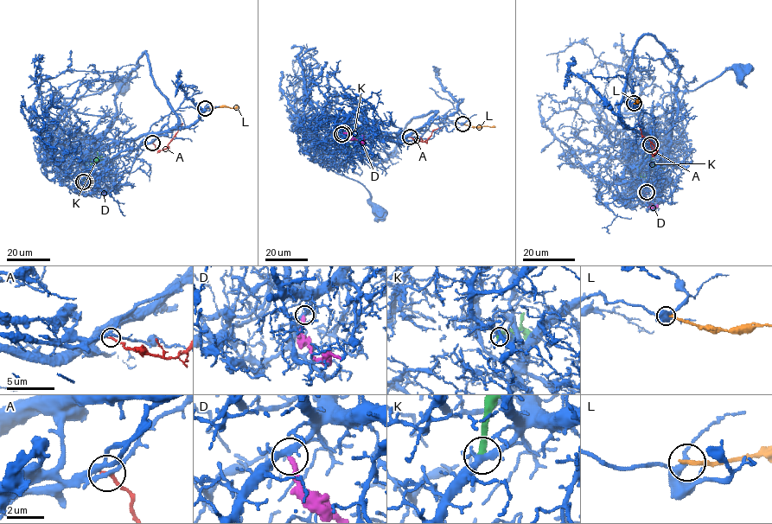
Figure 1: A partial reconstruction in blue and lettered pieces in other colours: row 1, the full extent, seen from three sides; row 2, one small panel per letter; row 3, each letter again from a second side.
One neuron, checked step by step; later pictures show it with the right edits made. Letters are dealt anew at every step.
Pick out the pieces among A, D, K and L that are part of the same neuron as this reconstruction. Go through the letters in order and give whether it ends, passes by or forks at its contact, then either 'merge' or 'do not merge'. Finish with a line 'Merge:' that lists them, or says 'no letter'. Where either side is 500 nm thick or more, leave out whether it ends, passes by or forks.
A: it ends there; merge
D: it ends there; do not merge
K: it ends there; do not merge
L: it ends there; do not merge
Merge: A

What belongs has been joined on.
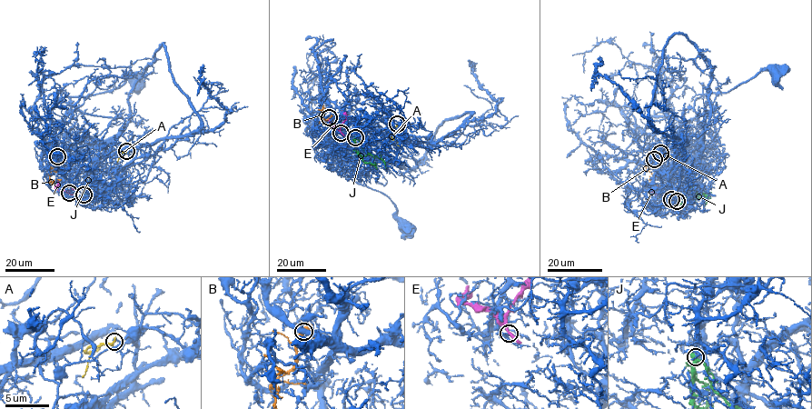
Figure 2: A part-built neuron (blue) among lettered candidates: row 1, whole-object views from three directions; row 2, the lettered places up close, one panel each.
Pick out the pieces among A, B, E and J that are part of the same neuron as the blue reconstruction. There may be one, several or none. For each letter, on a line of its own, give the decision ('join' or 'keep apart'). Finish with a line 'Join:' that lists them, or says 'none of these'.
A: keep apart
B: keep apart
E: keep apart
J: keep apart
Join: none of these

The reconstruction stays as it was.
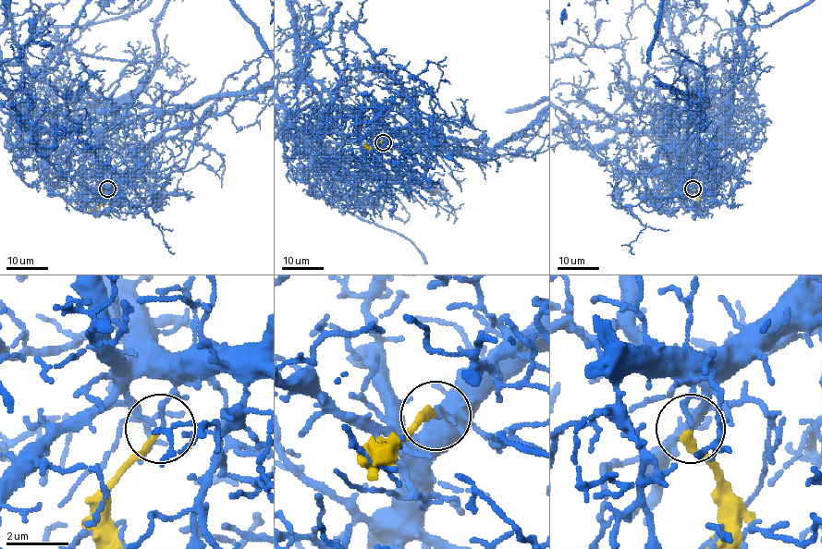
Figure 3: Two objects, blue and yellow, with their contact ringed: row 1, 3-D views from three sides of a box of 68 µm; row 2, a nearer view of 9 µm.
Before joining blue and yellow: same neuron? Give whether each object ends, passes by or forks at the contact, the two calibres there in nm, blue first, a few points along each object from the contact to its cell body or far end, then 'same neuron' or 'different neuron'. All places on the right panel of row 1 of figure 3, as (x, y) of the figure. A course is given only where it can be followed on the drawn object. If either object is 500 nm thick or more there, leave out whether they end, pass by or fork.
blue ends | yellow ends | 140/240 nm | blue via (693, 189), (721, 143), (730, 109), (735, 63), (718, 54), (718, 40), (767, 26) | different neuron

